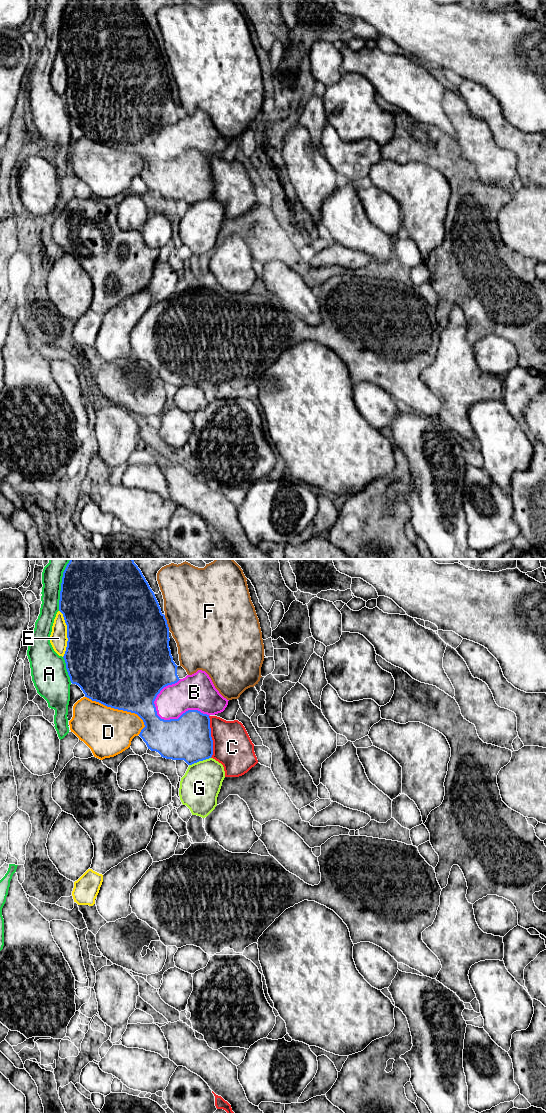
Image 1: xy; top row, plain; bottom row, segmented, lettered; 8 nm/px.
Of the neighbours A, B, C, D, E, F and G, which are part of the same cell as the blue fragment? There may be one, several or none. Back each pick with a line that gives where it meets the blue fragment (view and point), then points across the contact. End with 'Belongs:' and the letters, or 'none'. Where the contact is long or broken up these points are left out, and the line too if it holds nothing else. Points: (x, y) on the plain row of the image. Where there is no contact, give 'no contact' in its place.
C: meets blue in xy at (211, 177)
Belongs: C

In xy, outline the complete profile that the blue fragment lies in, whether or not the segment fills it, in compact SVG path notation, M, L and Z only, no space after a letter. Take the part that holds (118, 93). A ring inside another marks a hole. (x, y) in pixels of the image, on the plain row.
M70 0L67 4L62 17L59 51L63 54L67 65L67 87L63 96L68 115L72 124L78 125L85 137L92 141L99 142L107 147L123 150L137 154L144 162L145 167L141 170L139 176L146 183L148 189L158 192L161 197L172 200L184 200L188 205L192 205L199 201L213 198L224 207L225 217L239 217L247 213L257 203L257 197L254 192L254 184L252 183L245 167L238 160L226 161L217 156L209 156L198 150L188 150L178 159L164 160L157 155L154 141L160 131L168 126L177 123L180 119L177 115L177 105L173 101L171 90L169 87L169 67L165 55L161 52L159 43L154 32L150 28L148 22L143 16L141 10L134 3L134 0Z

